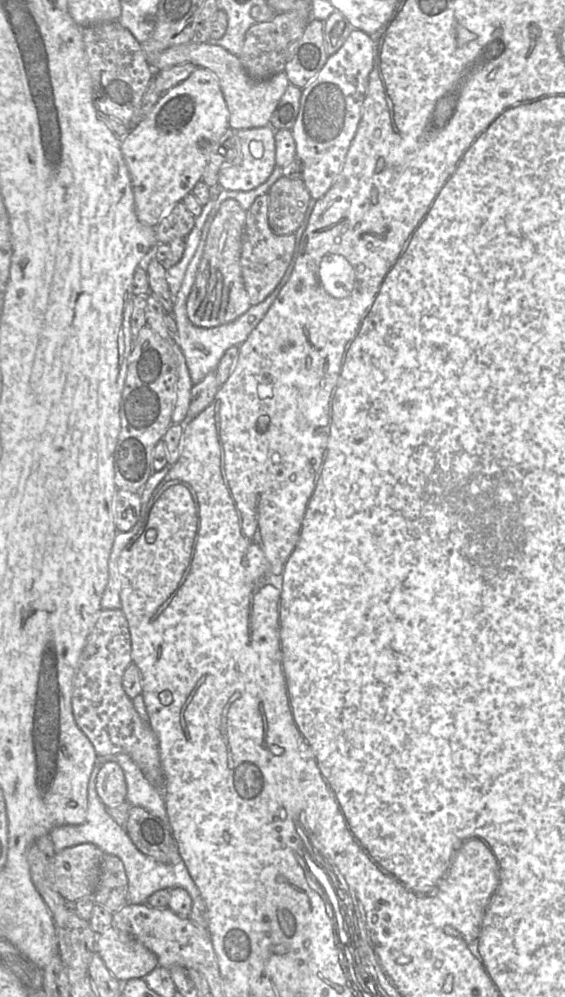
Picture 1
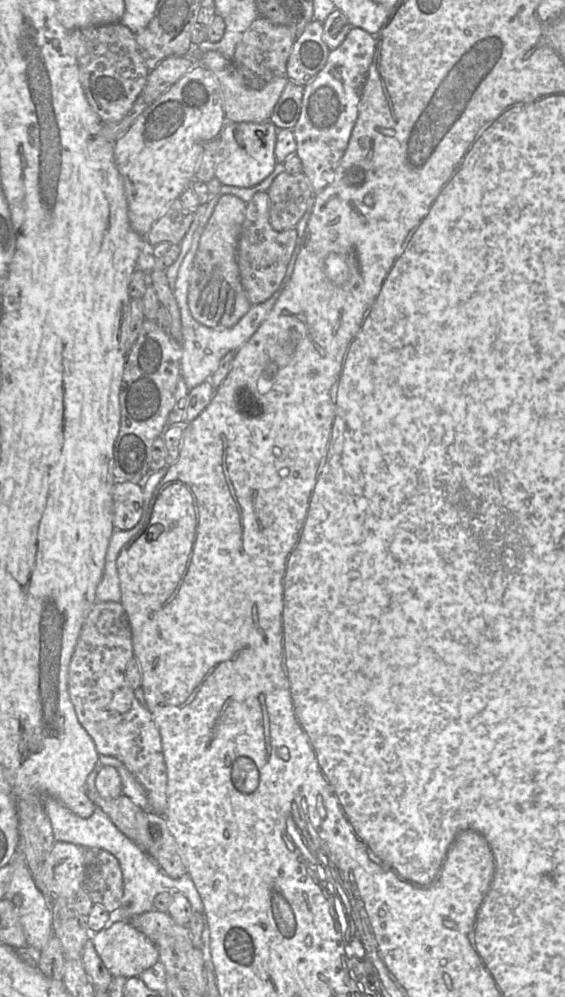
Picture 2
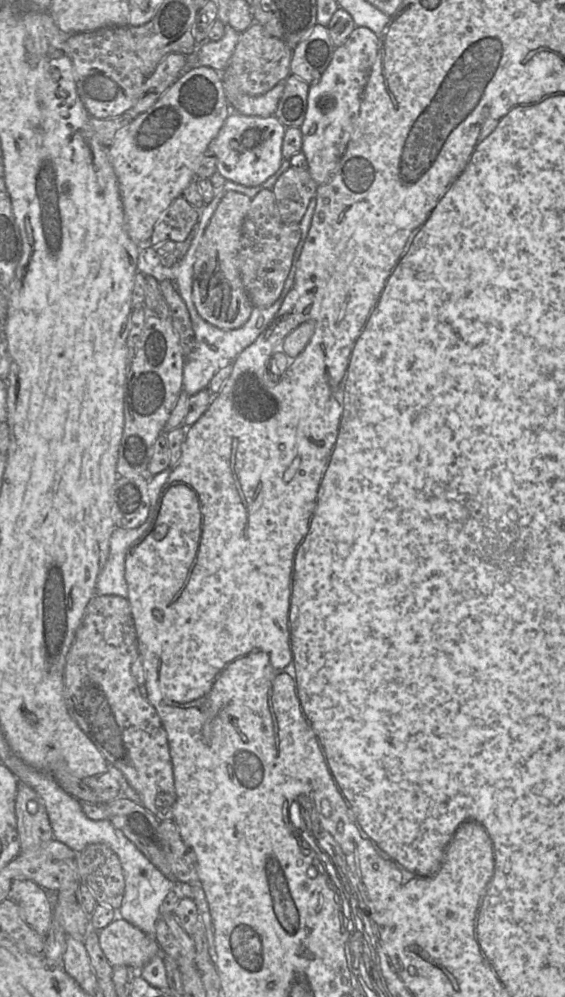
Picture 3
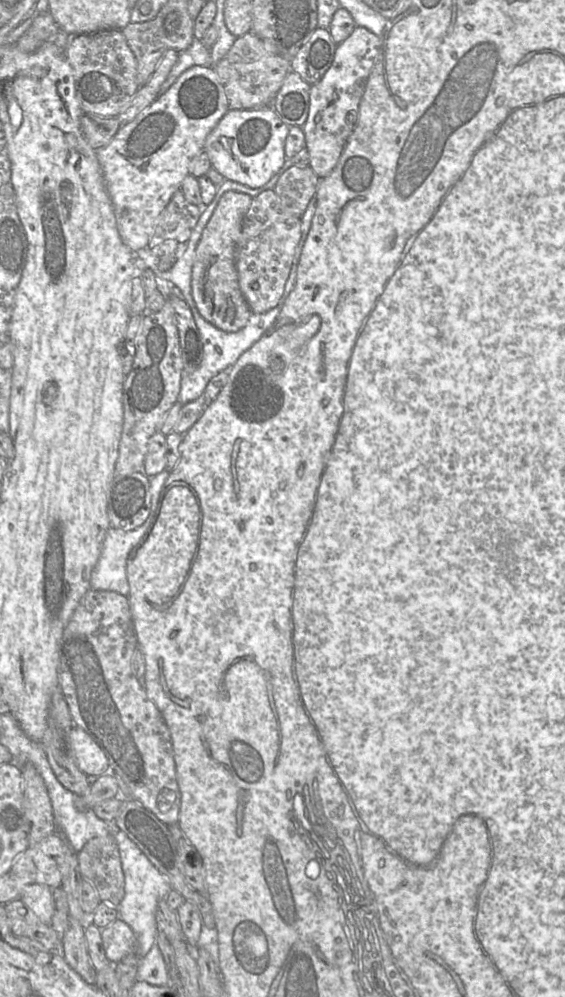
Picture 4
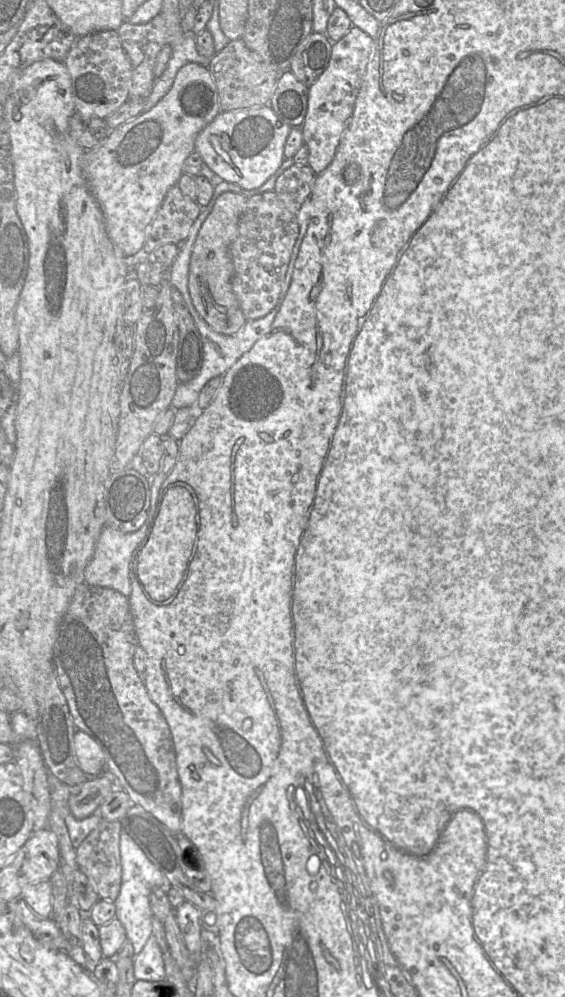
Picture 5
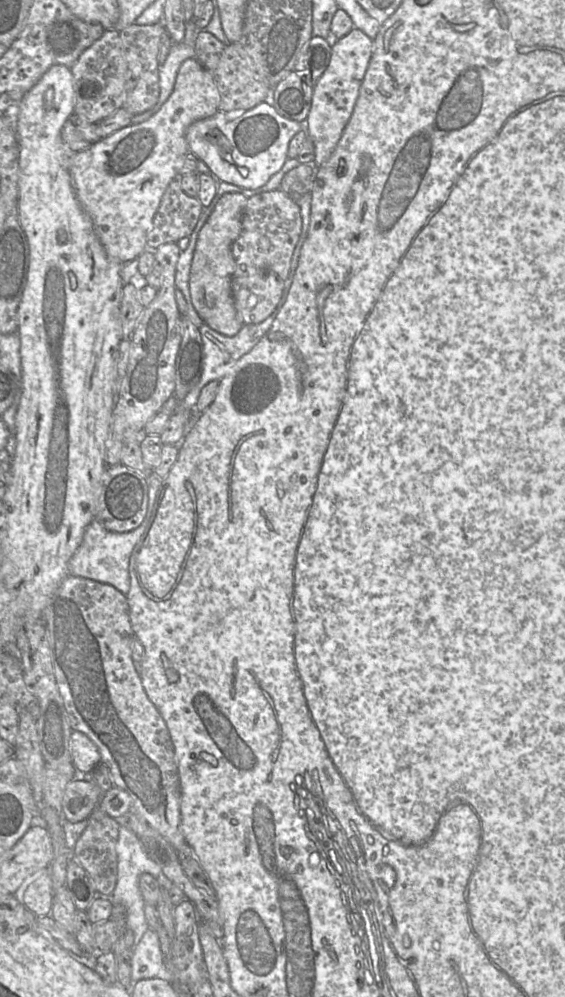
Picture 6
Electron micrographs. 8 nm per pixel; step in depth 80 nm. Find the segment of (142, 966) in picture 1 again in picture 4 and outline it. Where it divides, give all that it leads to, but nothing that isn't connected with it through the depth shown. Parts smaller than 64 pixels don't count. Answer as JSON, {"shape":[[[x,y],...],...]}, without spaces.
{"shape":[[[119,918],[101,929],[101,938],[105,955],[113,965],[136,953],[136,936],[130,926]]]}

